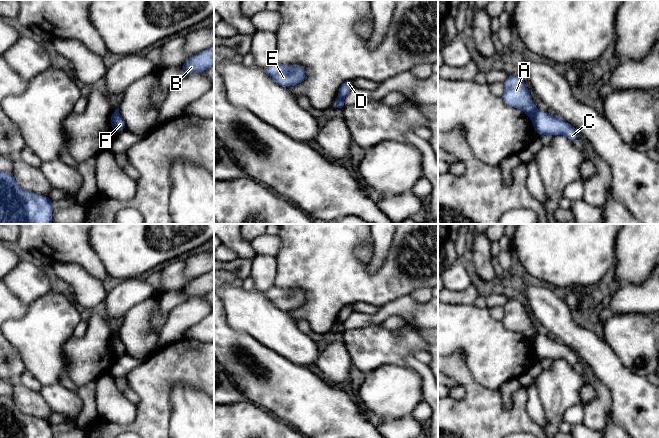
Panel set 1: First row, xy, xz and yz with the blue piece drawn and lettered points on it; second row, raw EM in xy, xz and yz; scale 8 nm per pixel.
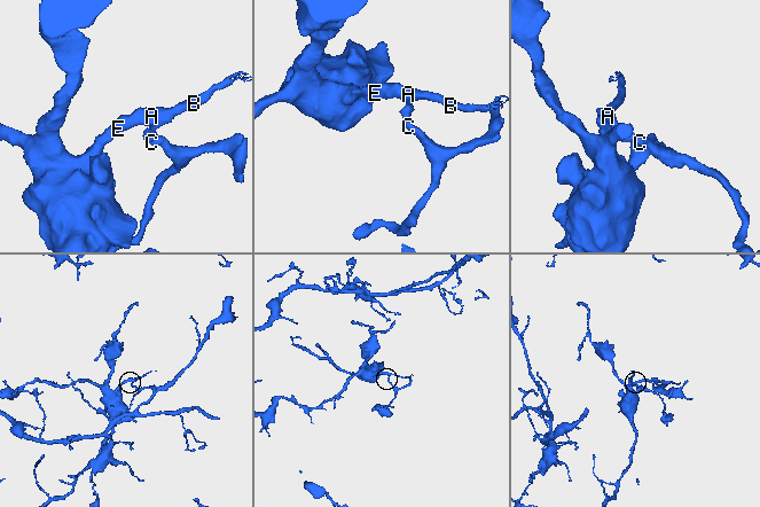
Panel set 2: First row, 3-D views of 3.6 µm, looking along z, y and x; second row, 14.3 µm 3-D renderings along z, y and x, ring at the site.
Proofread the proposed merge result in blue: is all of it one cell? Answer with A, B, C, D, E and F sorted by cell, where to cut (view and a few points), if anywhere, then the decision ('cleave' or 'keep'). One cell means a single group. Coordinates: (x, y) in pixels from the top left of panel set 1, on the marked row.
groups A B D E / C F; cut yz (537, 110), (532, 119); cleave

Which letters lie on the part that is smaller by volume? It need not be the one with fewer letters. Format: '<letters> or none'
C, F

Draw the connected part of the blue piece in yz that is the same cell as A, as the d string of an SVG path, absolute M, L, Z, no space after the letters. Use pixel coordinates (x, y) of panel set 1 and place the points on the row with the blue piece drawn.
M510 74L504 84L504 93L501 95L508 106L519 108L533 119L537 109L526 87L525 82L517 75Z

